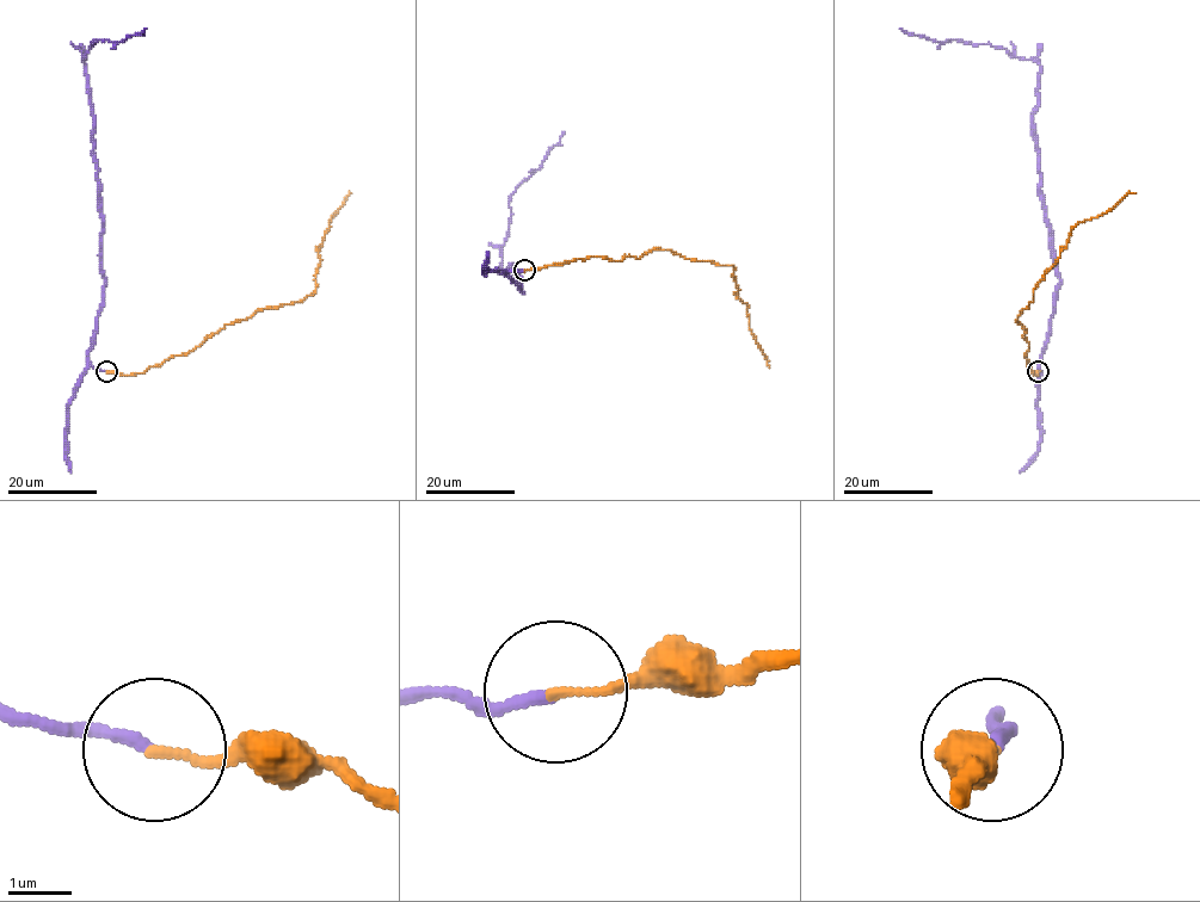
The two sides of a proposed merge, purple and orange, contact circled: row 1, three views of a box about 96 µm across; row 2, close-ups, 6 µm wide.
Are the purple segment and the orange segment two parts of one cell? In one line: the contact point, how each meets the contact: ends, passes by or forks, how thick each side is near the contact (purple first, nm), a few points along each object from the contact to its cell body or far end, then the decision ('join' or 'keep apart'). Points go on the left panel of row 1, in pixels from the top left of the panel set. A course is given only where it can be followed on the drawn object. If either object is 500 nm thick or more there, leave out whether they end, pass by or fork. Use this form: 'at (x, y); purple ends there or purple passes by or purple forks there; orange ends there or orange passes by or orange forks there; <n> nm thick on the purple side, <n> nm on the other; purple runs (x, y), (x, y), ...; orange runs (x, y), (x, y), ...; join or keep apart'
at (106, 371); purple ends there; orange ends there; 180 nm thick on the purple side, 140 nm on the other; purple runs (106, 371), (93, 368), (87, 354), (105, 275), (93, 112), (82, 59), (92, 42), (120, 42), (146, 28); orange runs (106, 371), (143, 372), (188, 353), (235, 320), (314, 292), (319, 247), (332, 217), (350, 192); join

